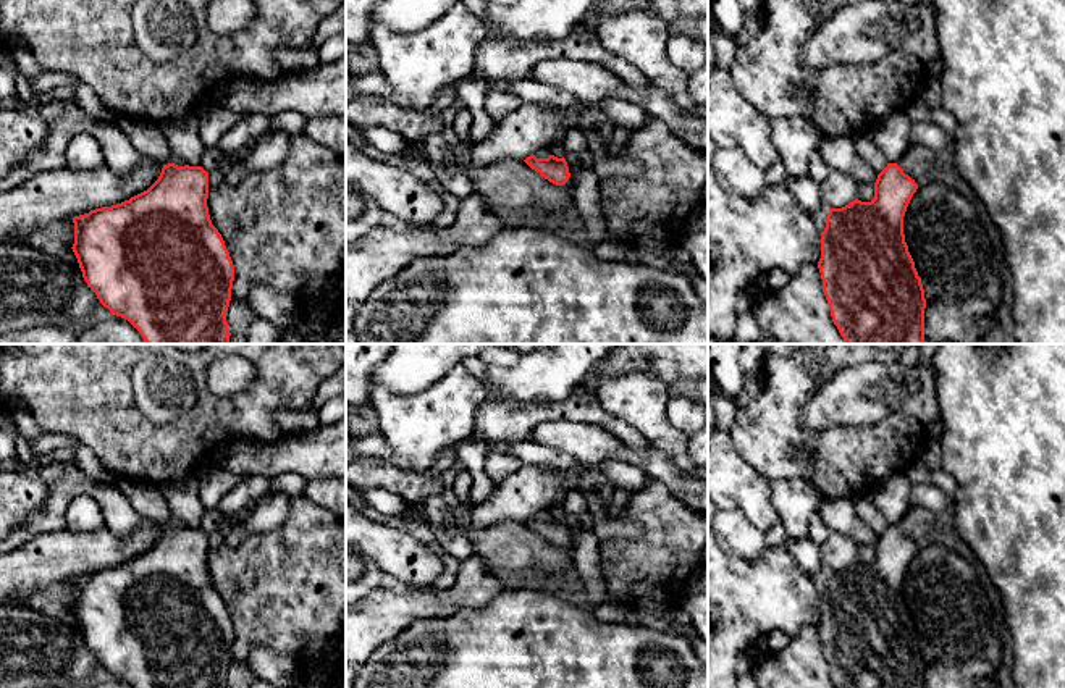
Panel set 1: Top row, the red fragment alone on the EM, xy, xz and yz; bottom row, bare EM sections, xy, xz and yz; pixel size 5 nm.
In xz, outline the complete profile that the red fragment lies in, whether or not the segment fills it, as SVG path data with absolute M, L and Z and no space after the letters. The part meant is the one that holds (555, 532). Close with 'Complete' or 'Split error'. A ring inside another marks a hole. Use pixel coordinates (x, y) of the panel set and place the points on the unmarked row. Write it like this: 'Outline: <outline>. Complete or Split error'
Outline: M530 517L524 523L556 547L564 547L570 539L564 518L558 520L554 517L549 517L548 520L537 520L535 517Z. Complete

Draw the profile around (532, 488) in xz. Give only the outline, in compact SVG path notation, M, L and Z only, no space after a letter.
M579 464L577 468L522 465L514 475L498 483L493 493L472 509L474 528L488 528L499 520L525 522L538 510L549 509L564 485L588 473L593 467Z

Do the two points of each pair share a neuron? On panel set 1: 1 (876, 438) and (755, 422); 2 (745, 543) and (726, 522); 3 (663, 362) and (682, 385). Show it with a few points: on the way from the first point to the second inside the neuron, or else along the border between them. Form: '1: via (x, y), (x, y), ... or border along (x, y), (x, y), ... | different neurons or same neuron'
1: via (846, 441), (812, 441), (786, 432) | same neuron
2: via (740, 538), (731, 527) | same neuron
3: border along (690, 378), (681, 378), (669, 386) | different neurons

